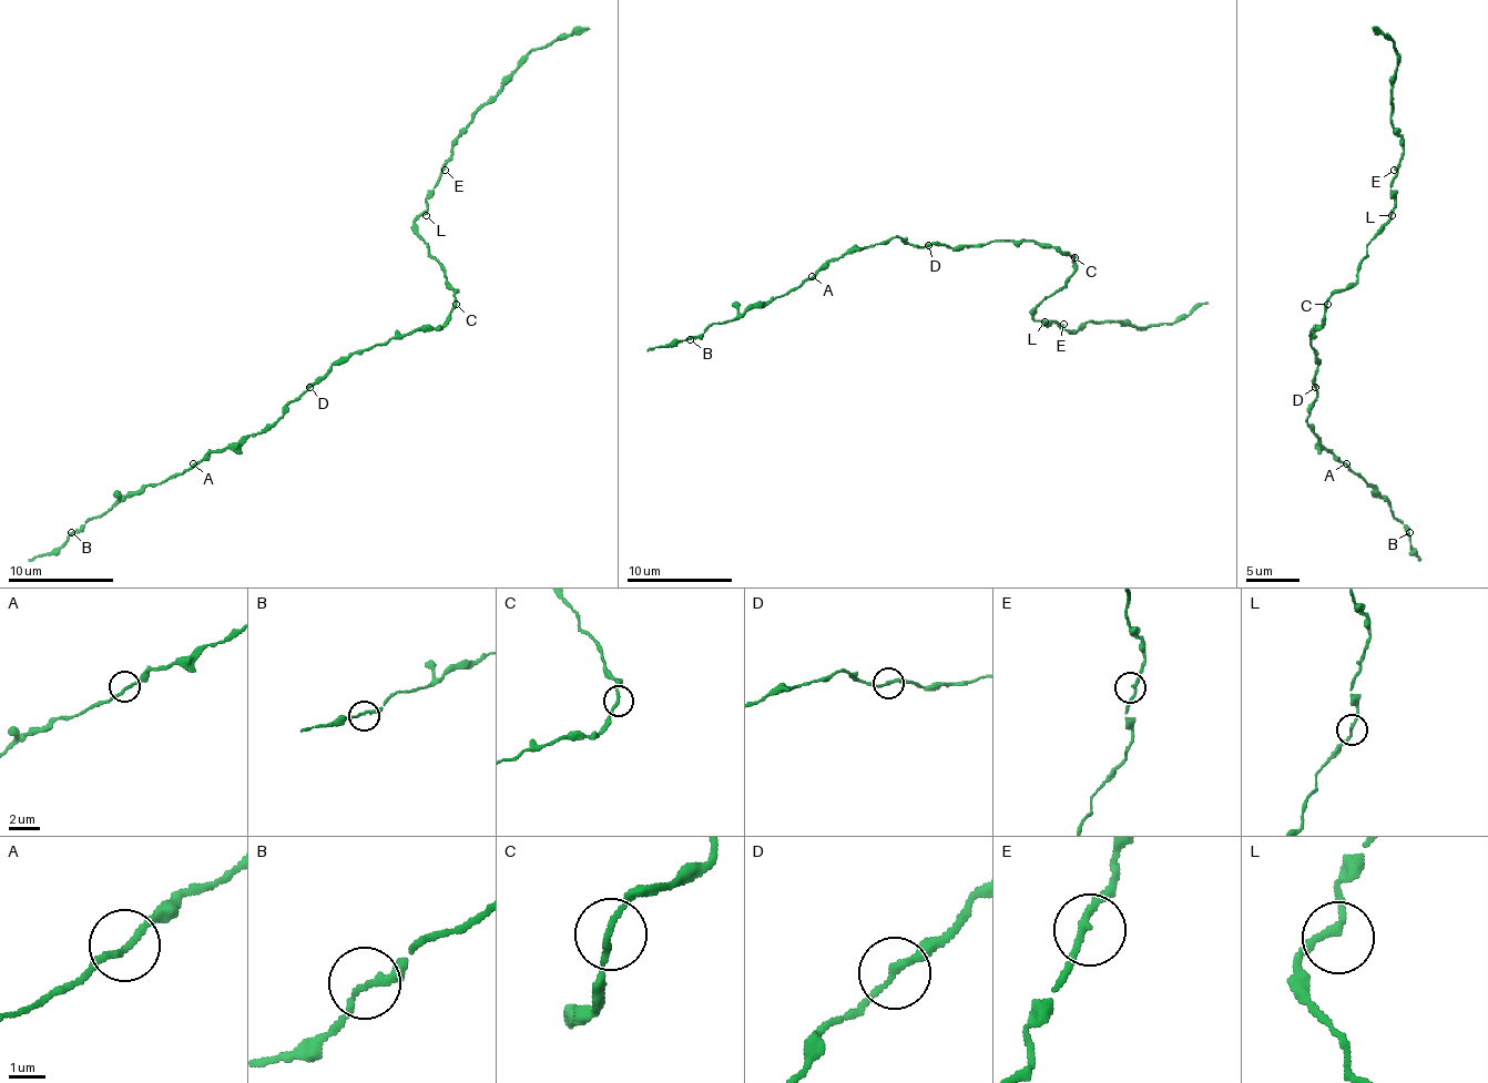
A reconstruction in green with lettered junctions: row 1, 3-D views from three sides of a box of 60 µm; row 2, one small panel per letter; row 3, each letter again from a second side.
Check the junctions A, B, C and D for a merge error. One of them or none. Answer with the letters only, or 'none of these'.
none of these

